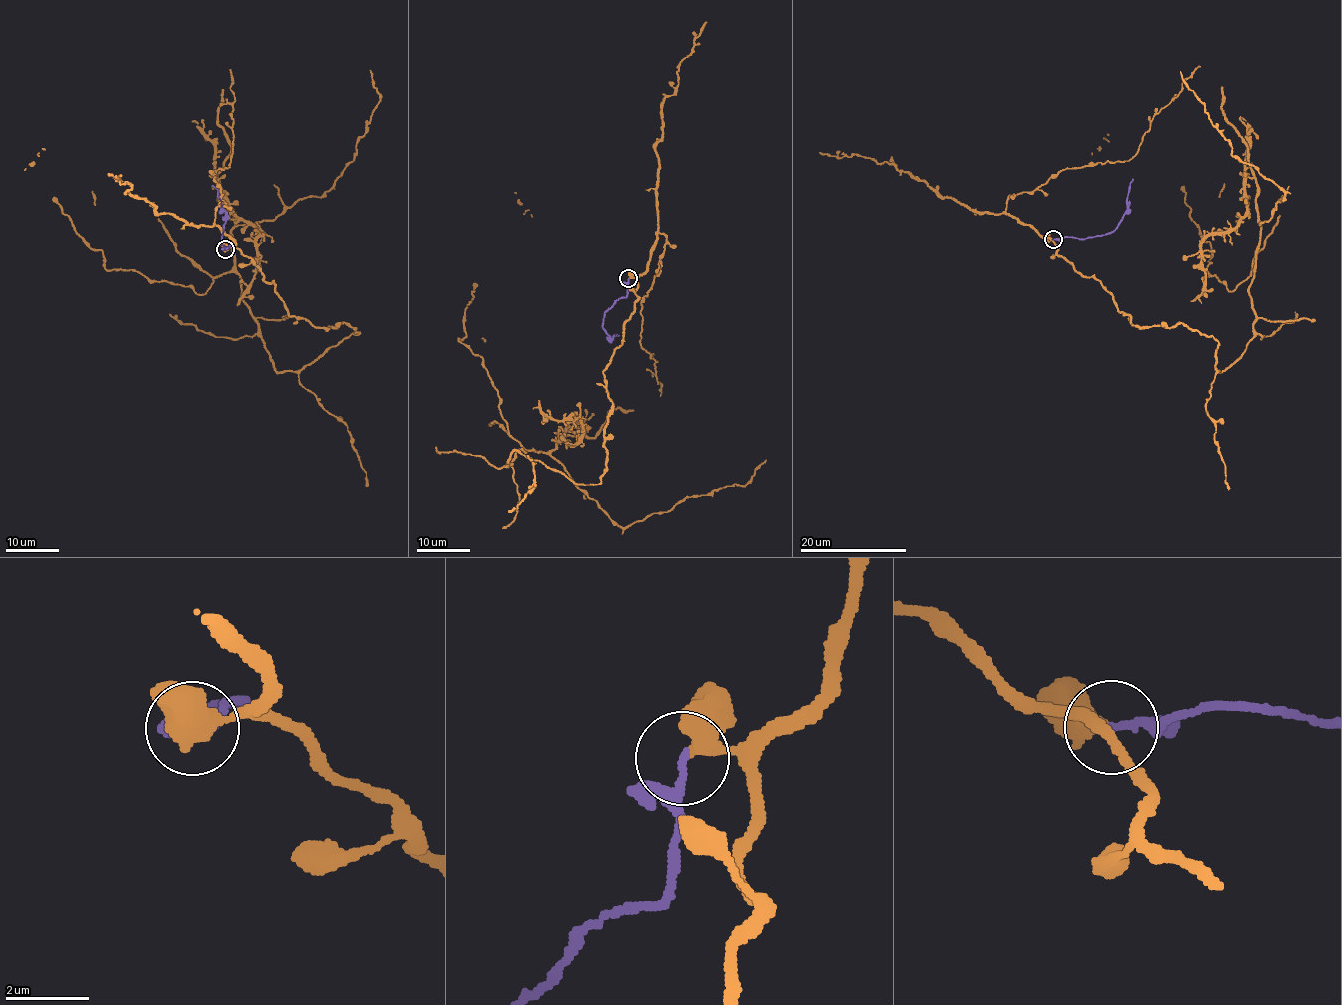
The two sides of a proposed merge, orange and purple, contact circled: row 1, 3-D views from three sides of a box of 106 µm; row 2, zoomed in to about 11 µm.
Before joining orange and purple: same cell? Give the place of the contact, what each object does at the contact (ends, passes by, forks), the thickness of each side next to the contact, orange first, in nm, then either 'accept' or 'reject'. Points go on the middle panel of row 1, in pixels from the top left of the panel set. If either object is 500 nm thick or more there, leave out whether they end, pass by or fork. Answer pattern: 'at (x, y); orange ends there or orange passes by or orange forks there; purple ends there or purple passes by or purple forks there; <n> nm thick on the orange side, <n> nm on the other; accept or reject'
at (628, 278); orange passes by; purple ends there; 400 nm thick on the orange side, 180 nm on the other; reject

